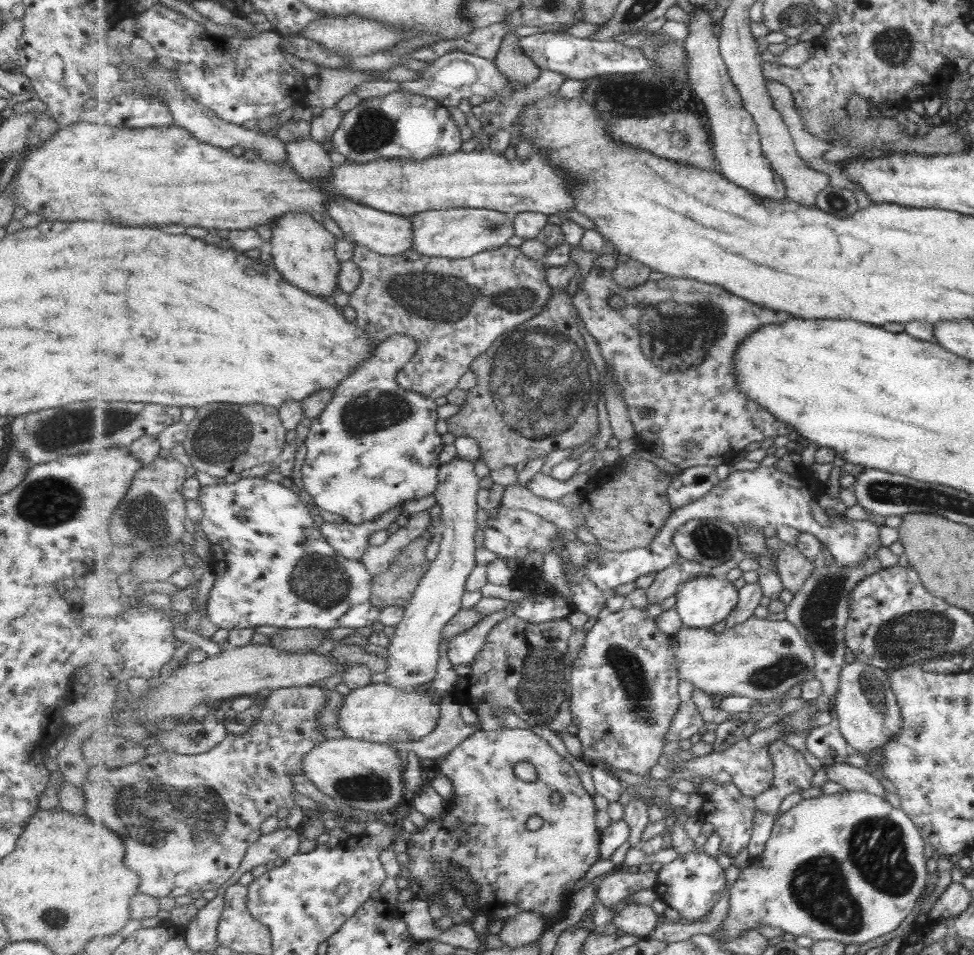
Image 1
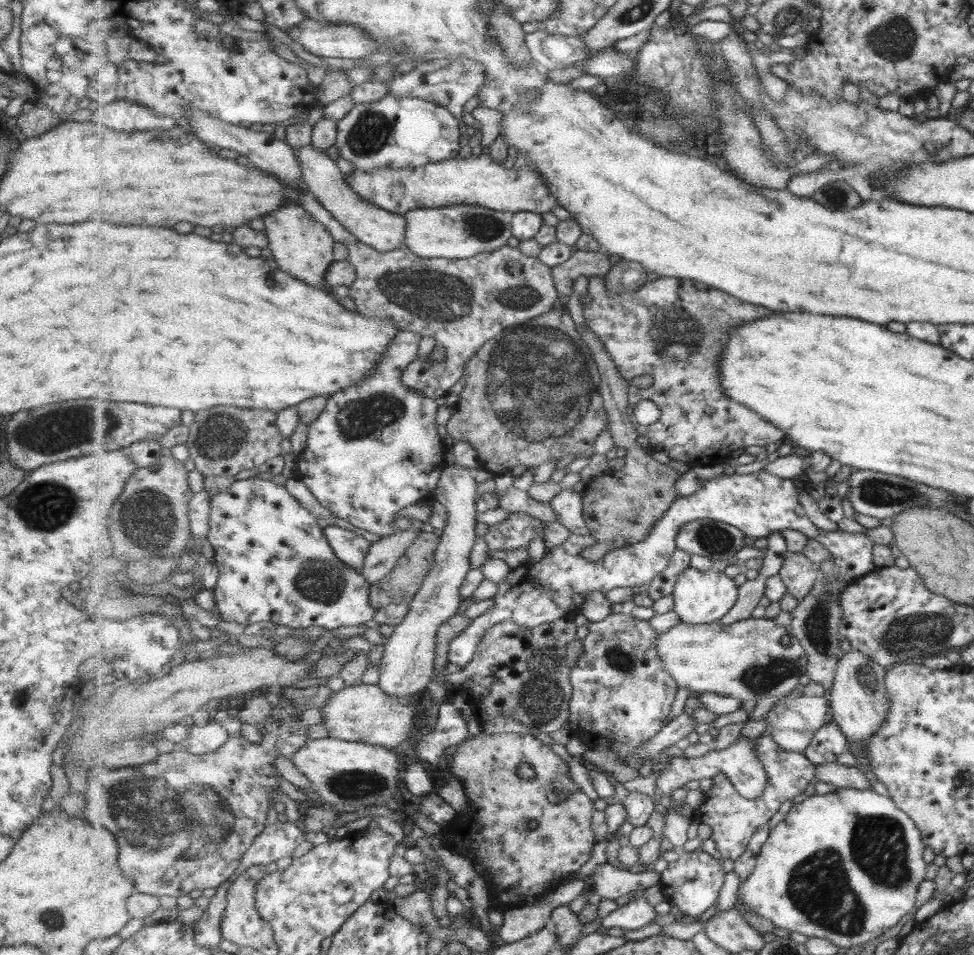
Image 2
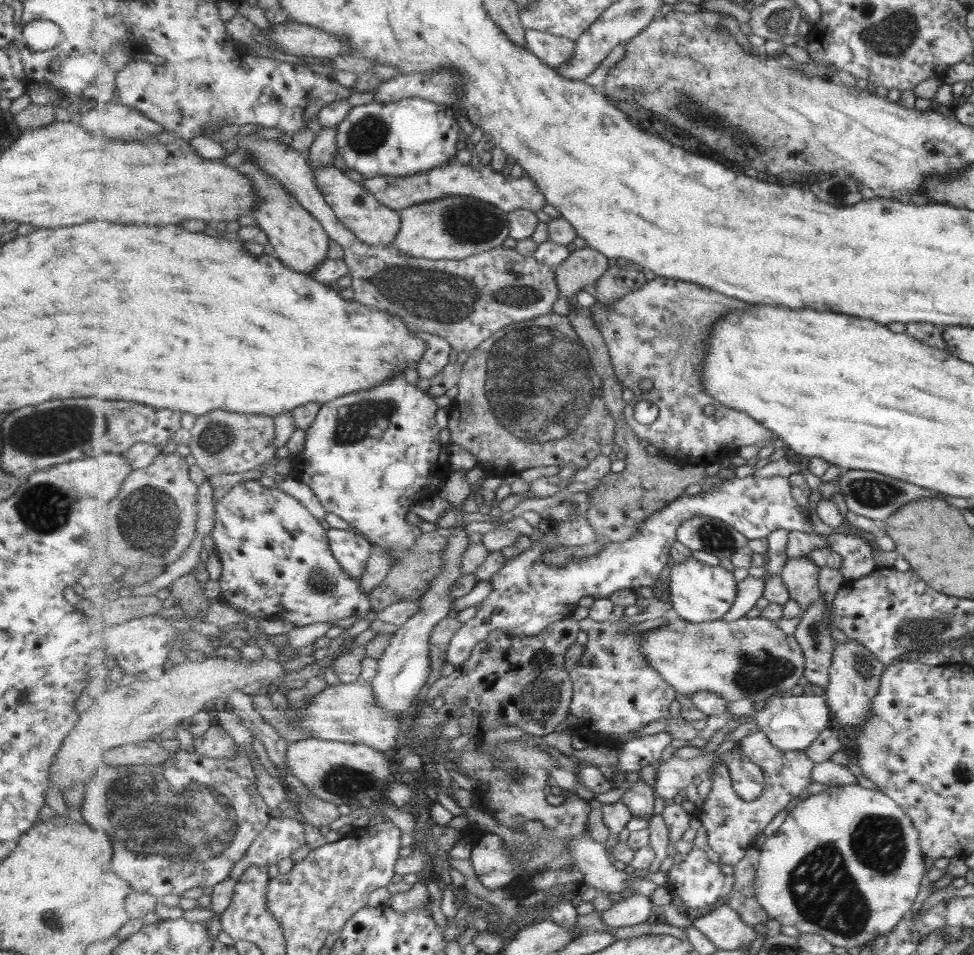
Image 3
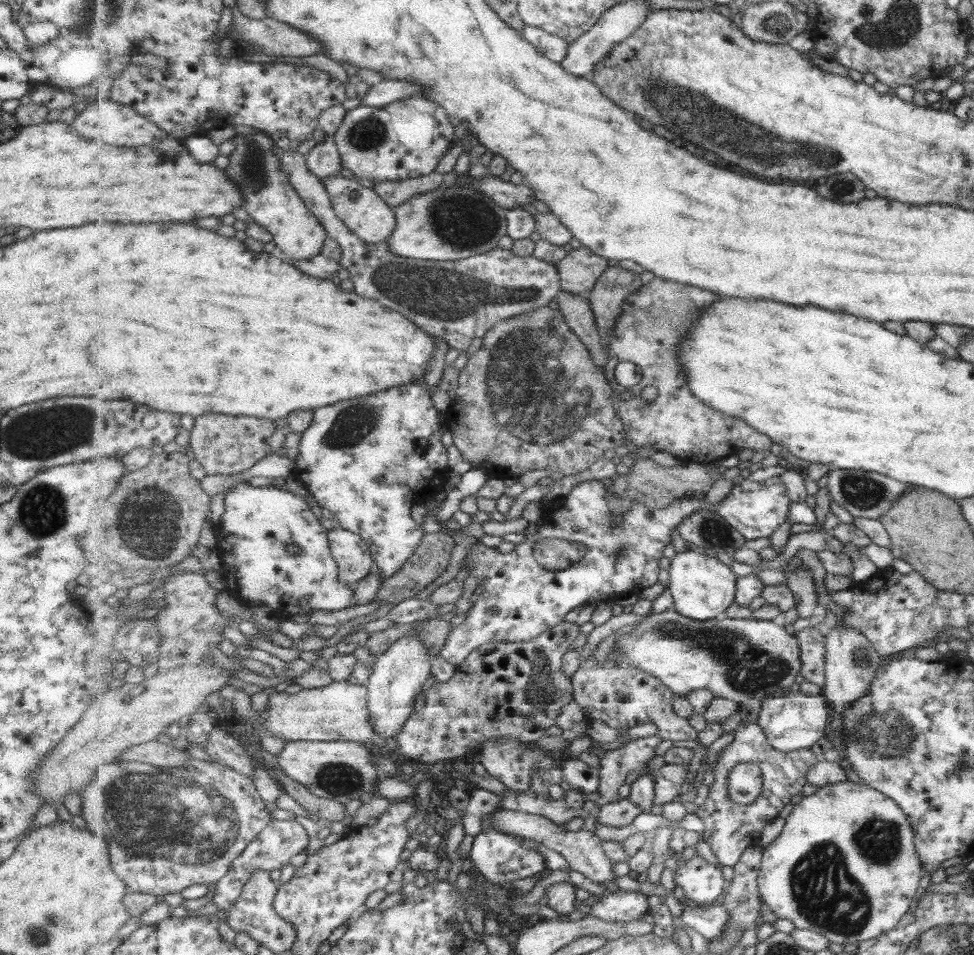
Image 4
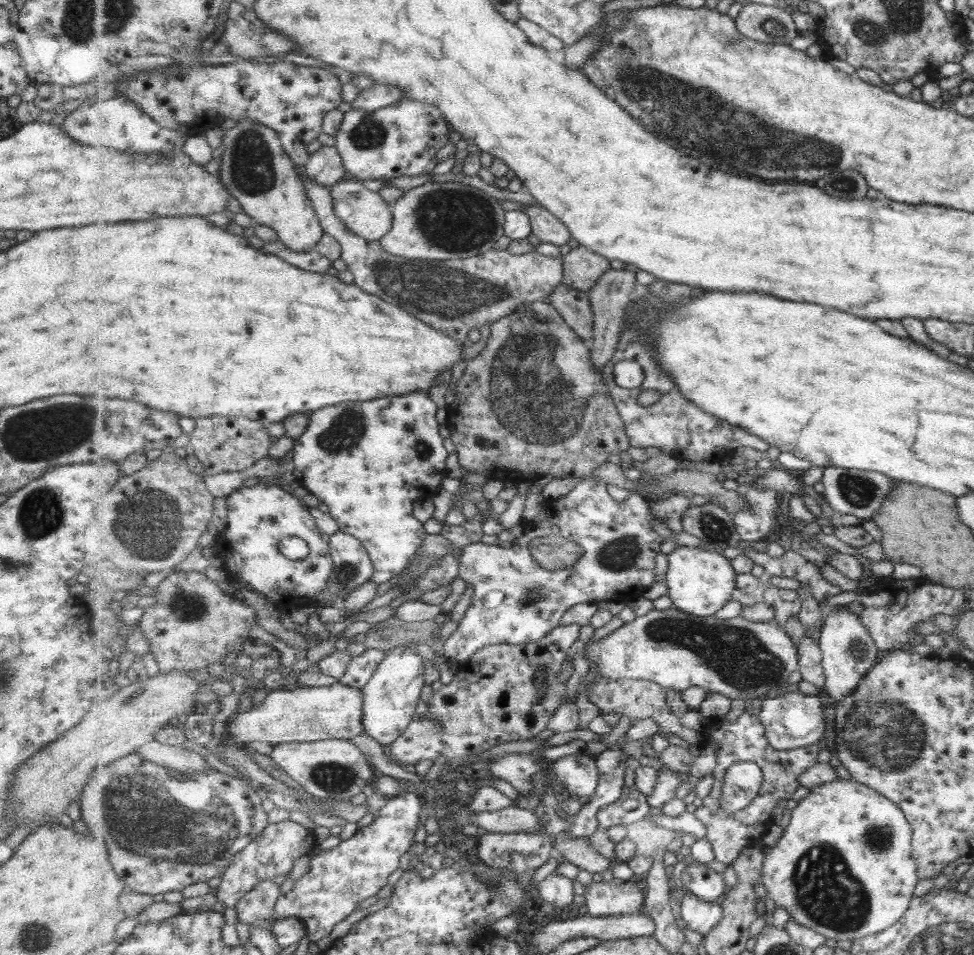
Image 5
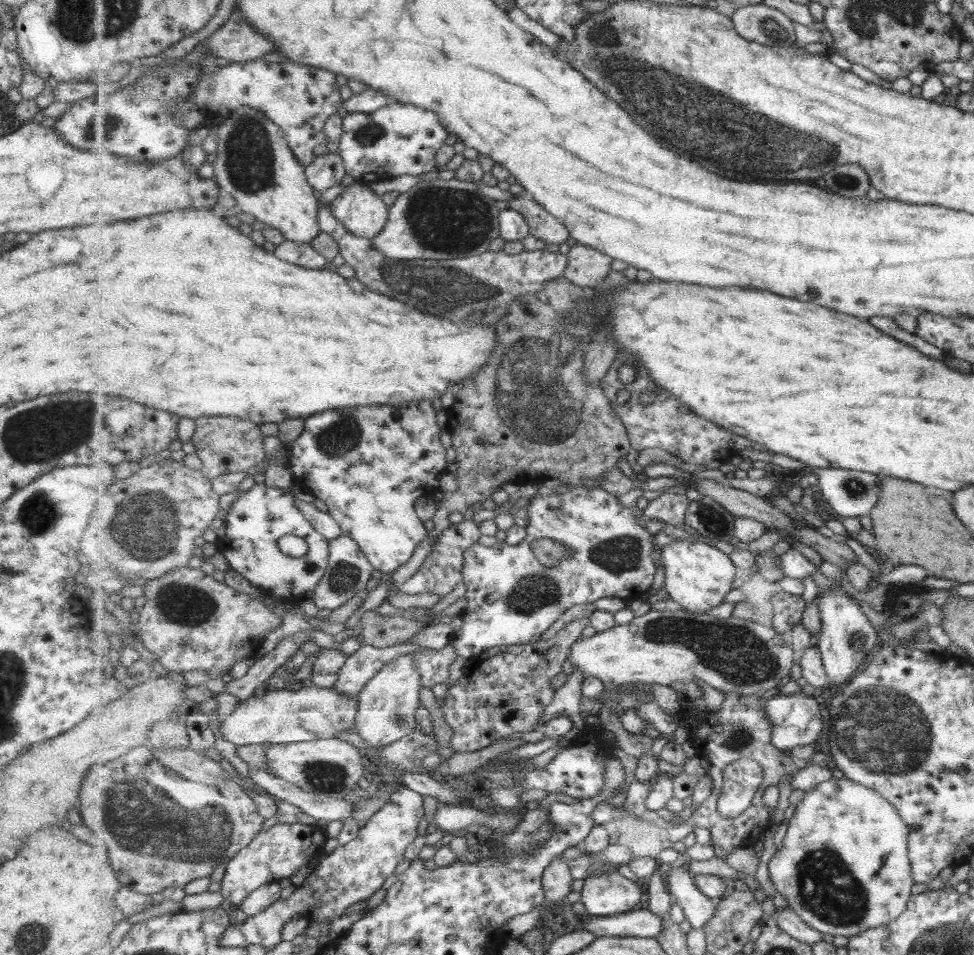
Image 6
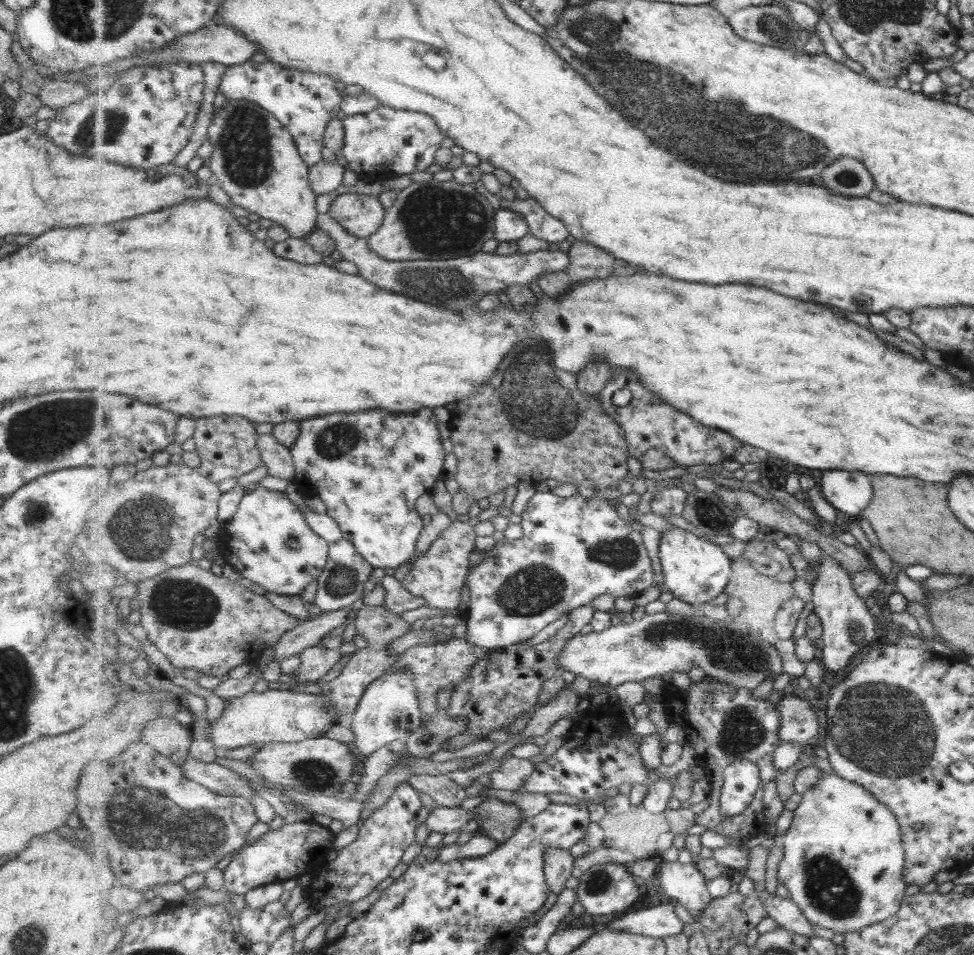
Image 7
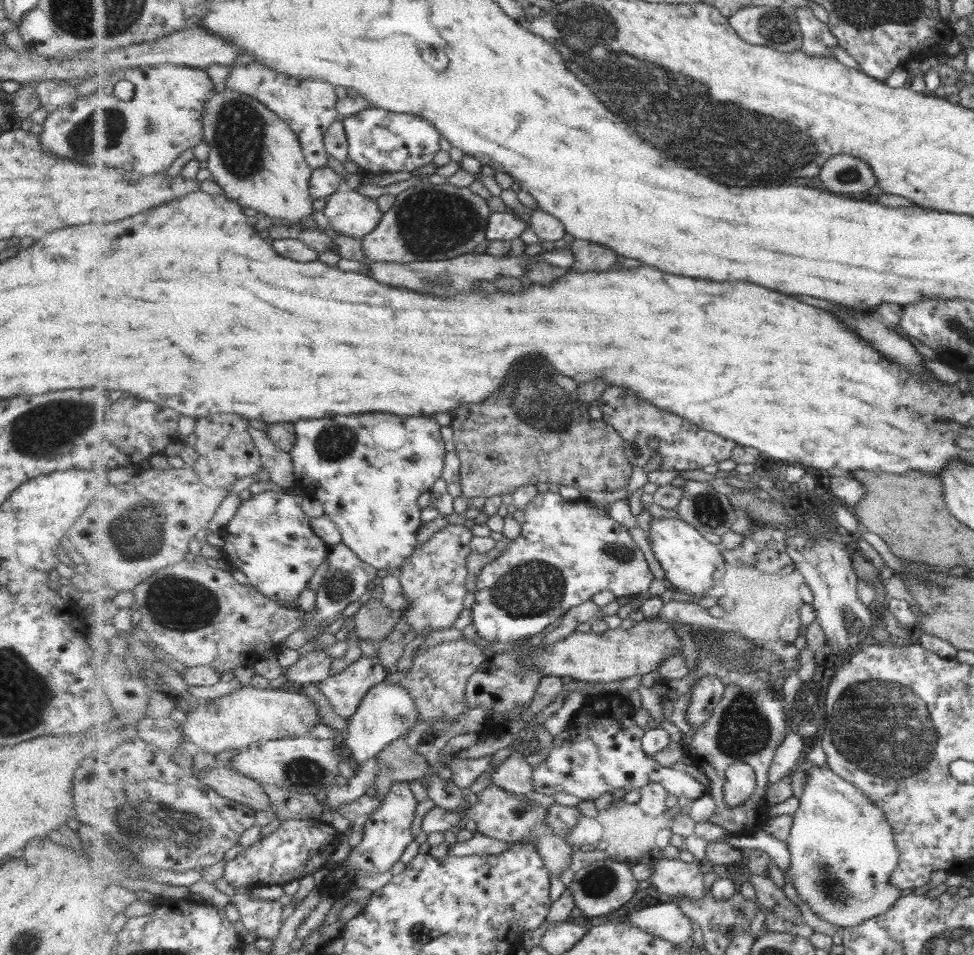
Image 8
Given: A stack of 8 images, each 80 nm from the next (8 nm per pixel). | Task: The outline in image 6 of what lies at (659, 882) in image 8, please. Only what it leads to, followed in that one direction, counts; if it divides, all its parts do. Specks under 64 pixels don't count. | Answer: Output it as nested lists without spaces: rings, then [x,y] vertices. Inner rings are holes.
[[[687,867],[665,868],[668,888],[691,928],[701,930],[716,915],[719,900],[709,898],[697,886],[696,876]]]

